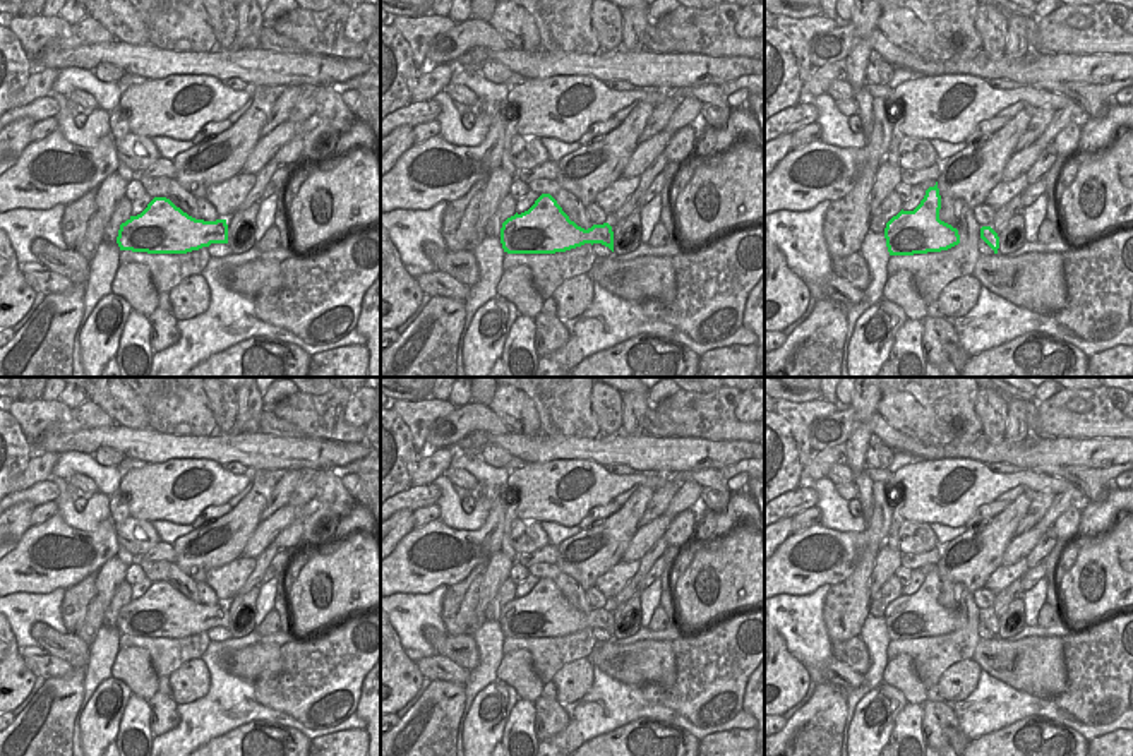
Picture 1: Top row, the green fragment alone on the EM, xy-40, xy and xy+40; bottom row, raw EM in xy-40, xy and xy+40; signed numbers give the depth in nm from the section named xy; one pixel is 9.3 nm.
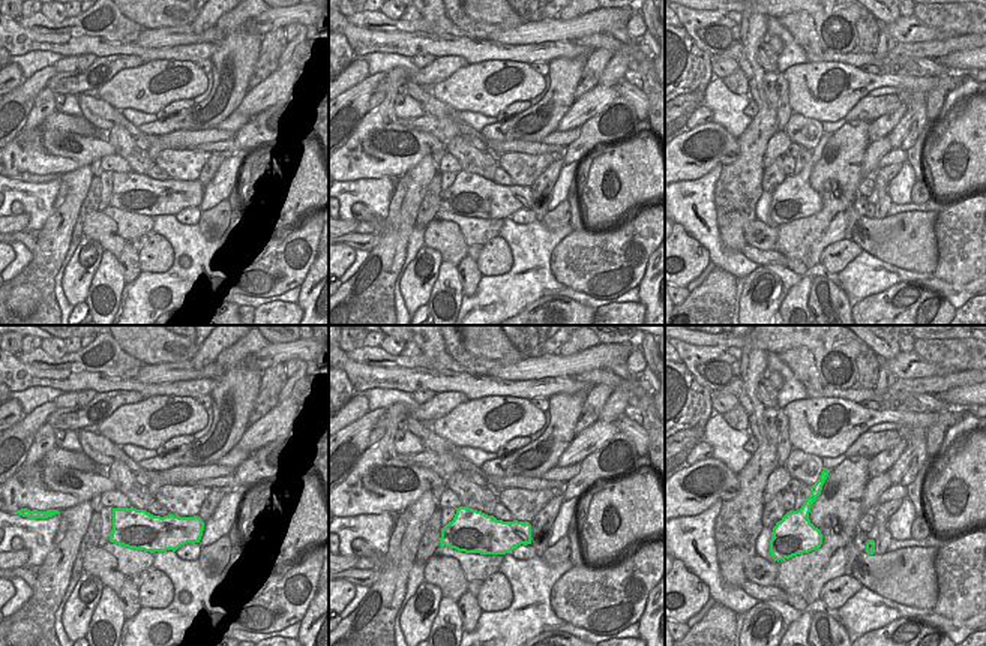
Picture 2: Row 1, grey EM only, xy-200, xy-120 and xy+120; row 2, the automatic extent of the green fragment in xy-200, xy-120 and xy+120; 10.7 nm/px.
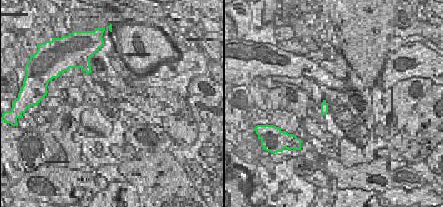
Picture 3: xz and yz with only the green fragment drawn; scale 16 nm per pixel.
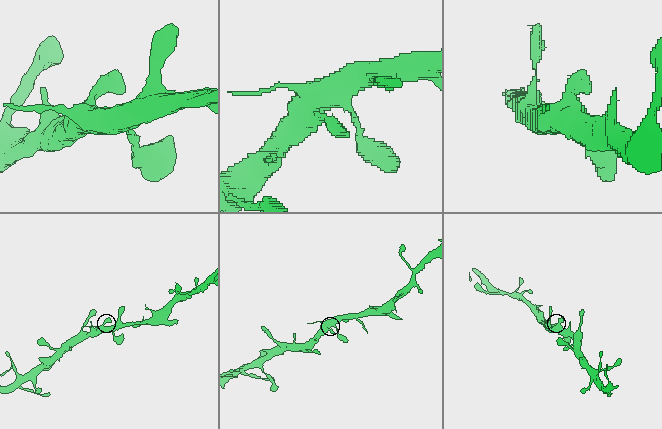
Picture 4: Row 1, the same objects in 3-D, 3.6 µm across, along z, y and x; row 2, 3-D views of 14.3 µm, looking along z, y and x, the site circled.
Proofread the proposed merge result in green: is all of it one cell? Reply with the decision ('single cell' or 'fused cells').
single cell

